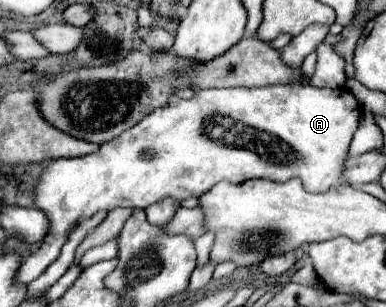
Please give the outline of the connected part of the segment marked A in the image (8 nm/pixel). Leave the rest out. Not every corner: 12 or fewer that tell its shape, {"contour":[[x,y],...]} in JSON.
{"contour":[[202,89],[98,153],[54,159],[28,285],[98,211],[220,181],[342,183],[360,103]]}

